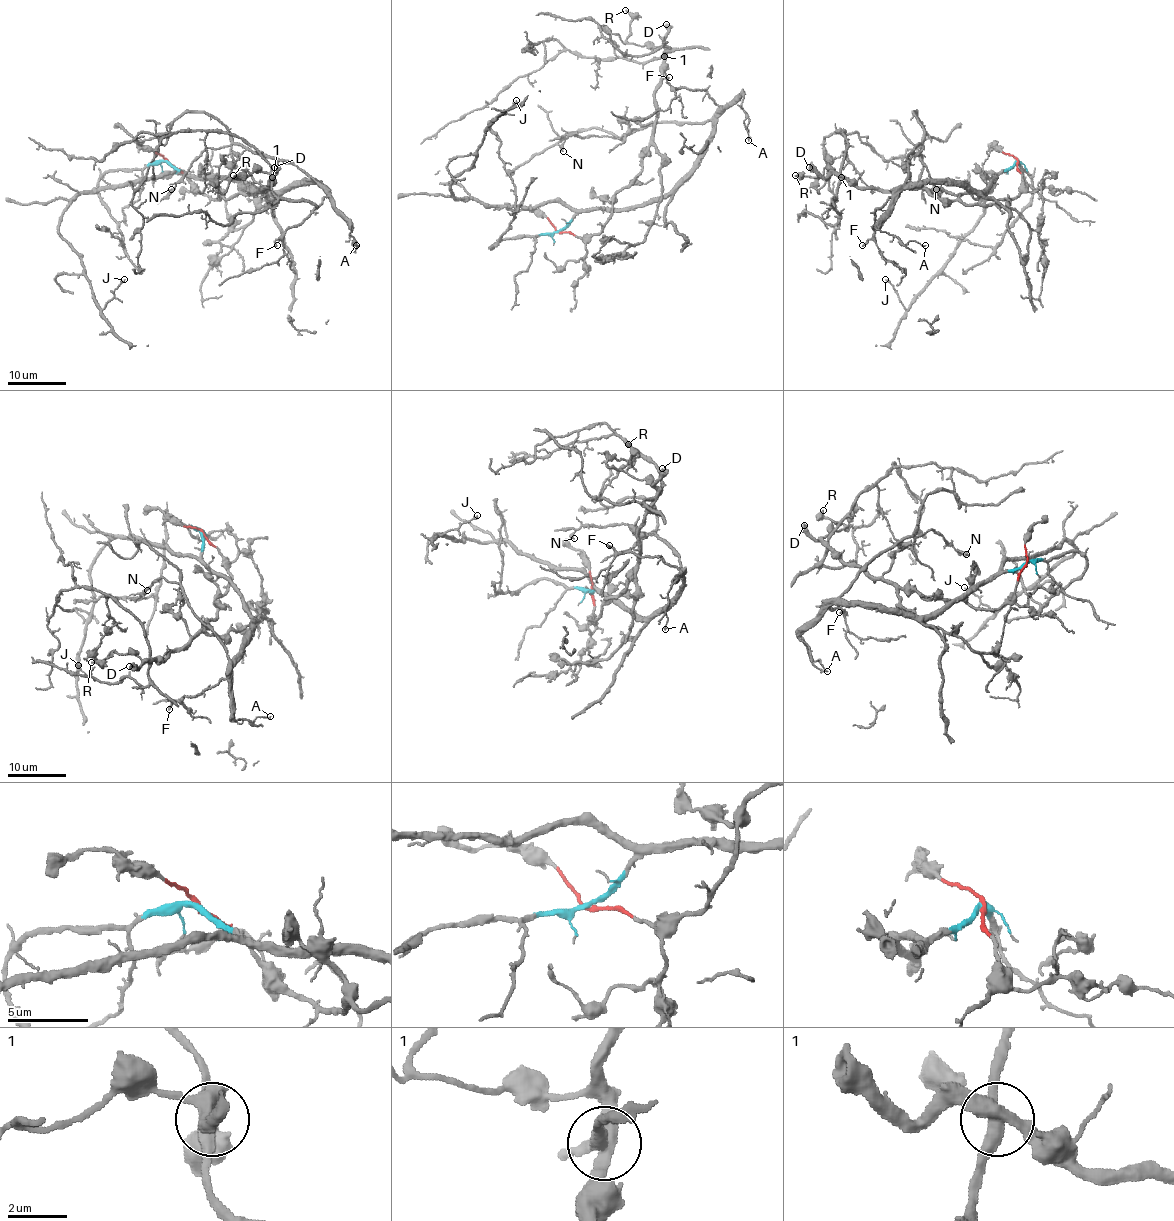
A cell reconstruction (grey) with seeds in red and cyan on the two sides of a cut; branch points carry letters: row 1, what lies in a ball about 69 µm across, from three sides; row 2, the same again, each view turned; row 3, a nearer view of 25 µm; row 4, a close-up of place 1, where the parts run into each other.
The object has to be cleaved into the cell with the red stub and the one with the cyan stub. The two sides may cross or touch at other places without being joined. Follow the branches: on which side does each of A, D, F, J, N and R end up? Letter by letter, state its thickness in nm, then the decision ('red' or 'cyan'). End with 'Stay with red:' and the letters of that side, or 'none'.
A: calibre 110 nm; cyan
D: calibre 550 nm; red
F: calibre 200 nm; cyan
J: calibre 100 nm; cyan
N: calibre 90 nm; cyan
R: calibre 190 nm; red
Stay with red: D, R

